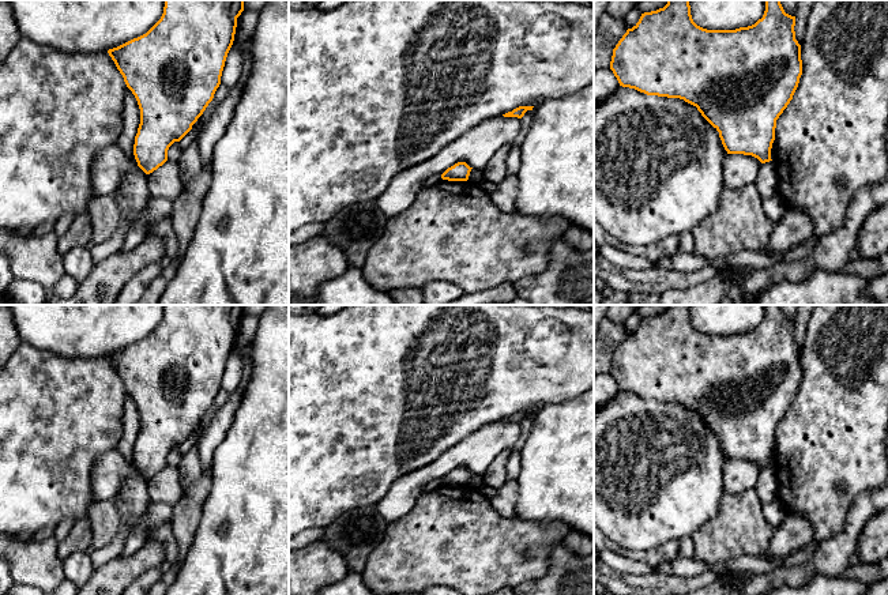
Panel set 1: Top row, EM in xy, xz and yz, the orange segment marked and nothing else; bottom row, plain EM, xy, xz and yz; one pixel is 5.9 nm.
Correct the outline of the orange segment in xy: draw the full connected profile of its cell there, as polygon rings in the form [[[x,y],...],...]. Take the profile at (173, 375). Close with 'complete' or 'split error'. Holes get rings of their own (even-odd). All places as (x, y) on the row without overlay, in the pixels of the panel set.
[[[165,305],[161,324],[146,339],[108,355],[140,414],[133,460],[146,479],[168,466],[169,452],[212,406],[242,316],[244,305]]] | complete

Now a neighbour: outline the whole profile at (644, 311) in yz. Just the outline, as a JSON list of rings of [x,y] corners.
[[[640,305],[636,312],[644,319],[663,313],[666,309],[667,305]]]

